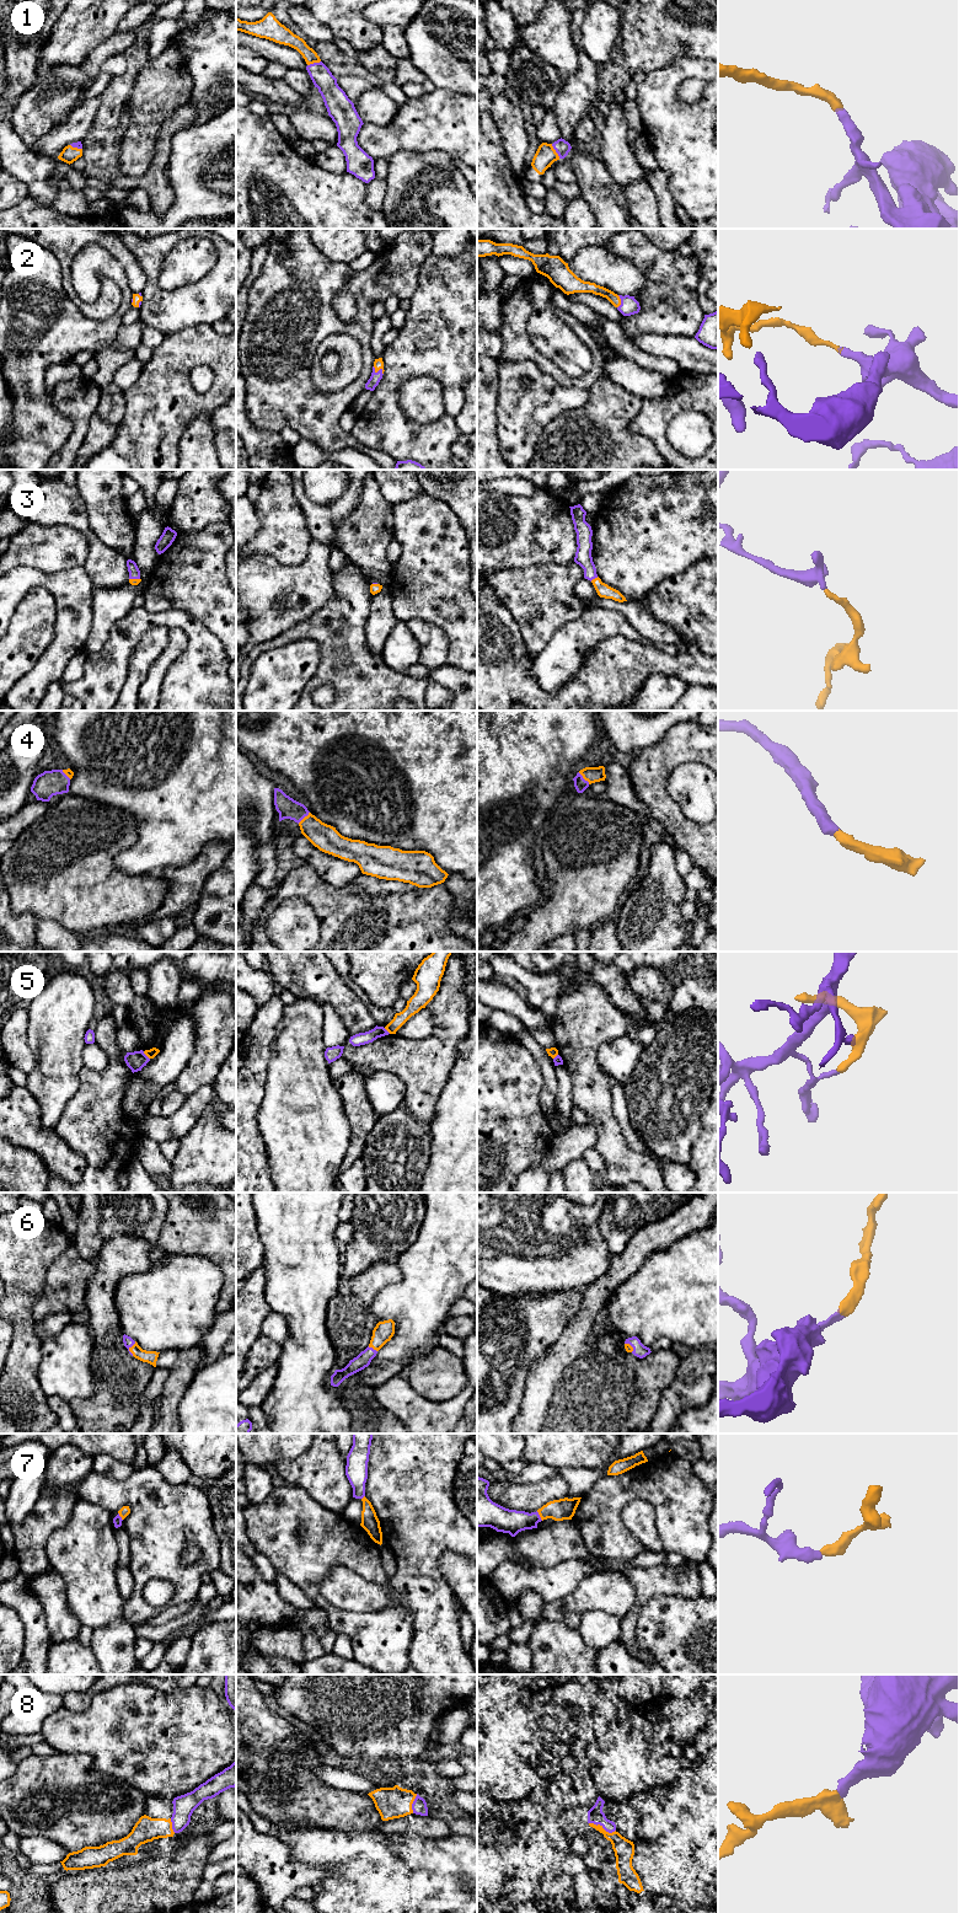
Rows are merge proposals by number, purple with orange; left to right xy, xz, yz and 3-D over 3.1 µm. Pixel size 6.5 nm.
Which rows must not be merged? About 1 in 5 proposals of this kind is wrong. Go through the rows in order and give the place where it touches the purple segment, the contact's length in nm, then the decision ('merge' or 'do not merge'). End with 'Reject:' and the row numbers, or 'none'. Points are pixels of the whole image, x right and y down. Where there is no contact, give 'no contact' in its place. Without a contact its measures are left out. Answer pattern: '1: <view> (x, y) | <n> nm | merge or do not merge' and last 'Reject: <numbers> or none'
1: yz (556, 151) | 110 nm | merge
2: xz (379, 370) | 90 nm | merge
3: yz (594, 578) | 60 nm | merge
4: yz (583, 778) | 110 nm | merge
5: xy (145, 1055) | 70 nm | do not merge
6: xy (128, 1349) | 100 nm | merge
7: yz (539, 1516) | 80 nm | merge
8: yz (603, 1827) | 190 nm | merge
Reject: 5

